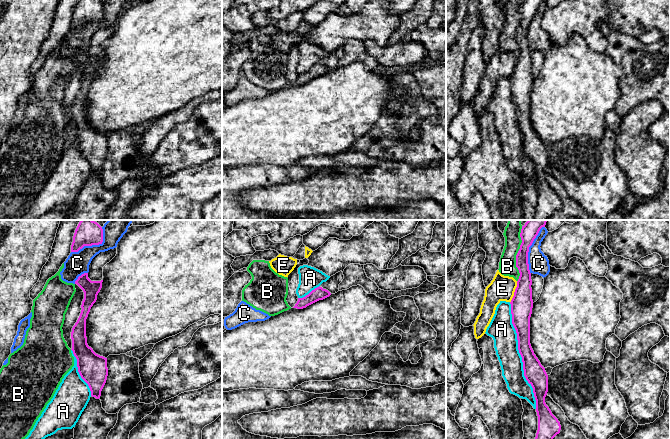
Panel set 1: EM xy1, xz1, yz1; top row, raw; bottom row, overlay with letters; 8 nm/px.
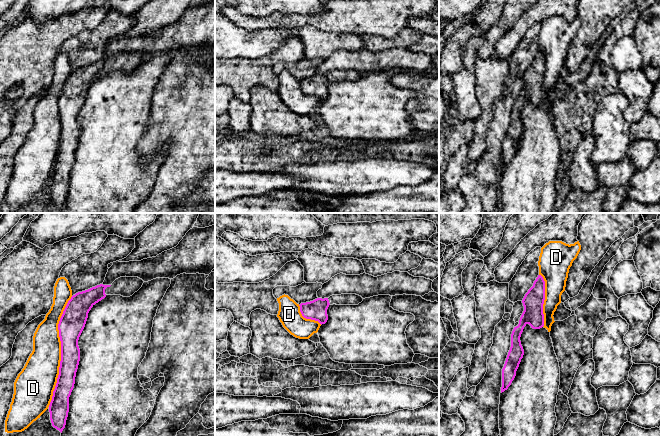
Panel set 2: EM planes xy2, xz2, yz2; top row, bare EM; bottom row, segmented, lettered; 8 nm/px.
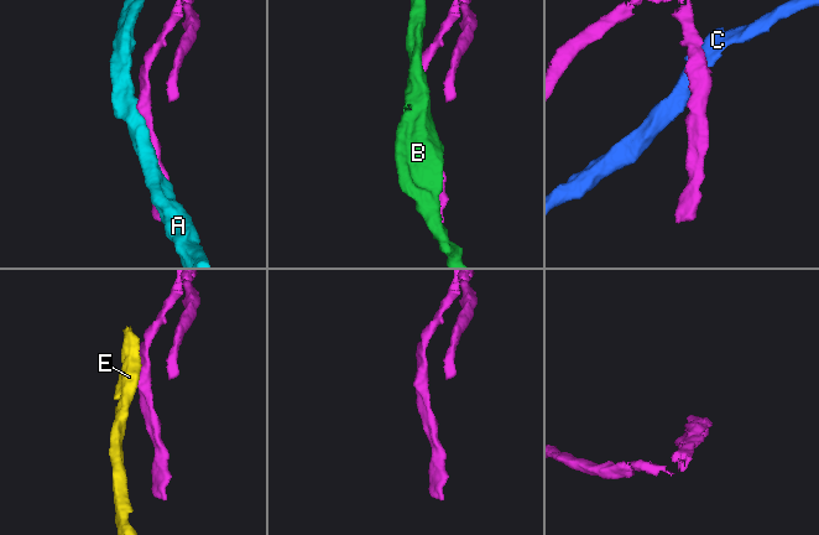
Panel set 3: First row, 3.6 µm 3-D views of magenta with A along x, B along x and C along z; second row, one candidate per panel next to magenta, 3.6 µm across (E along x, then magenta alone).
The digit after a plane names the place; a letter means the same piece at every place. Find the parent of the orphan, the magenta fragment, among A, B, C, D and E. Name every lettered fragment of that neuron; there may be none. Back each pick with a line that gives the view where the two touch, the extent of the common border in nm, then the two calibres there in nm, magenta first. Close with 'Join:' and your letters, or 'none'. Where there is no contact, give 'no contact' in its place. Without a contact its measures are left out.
Join: none

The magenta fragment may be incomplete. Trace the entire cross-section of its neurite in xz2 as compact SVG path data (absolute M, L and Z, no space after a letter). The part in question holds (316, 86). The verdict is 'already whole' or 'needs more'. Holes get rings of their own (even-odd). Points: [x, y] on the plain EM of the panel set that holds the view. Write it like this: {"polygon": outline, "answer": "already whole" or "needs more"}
{"polygon": "M356 70L332 71L329 74L317 74L313 77L301 79L300 88L306 95L318 97L321 101L328 96L327 85L330 81L358 81L363 74Z", "answer": "needs more"}

